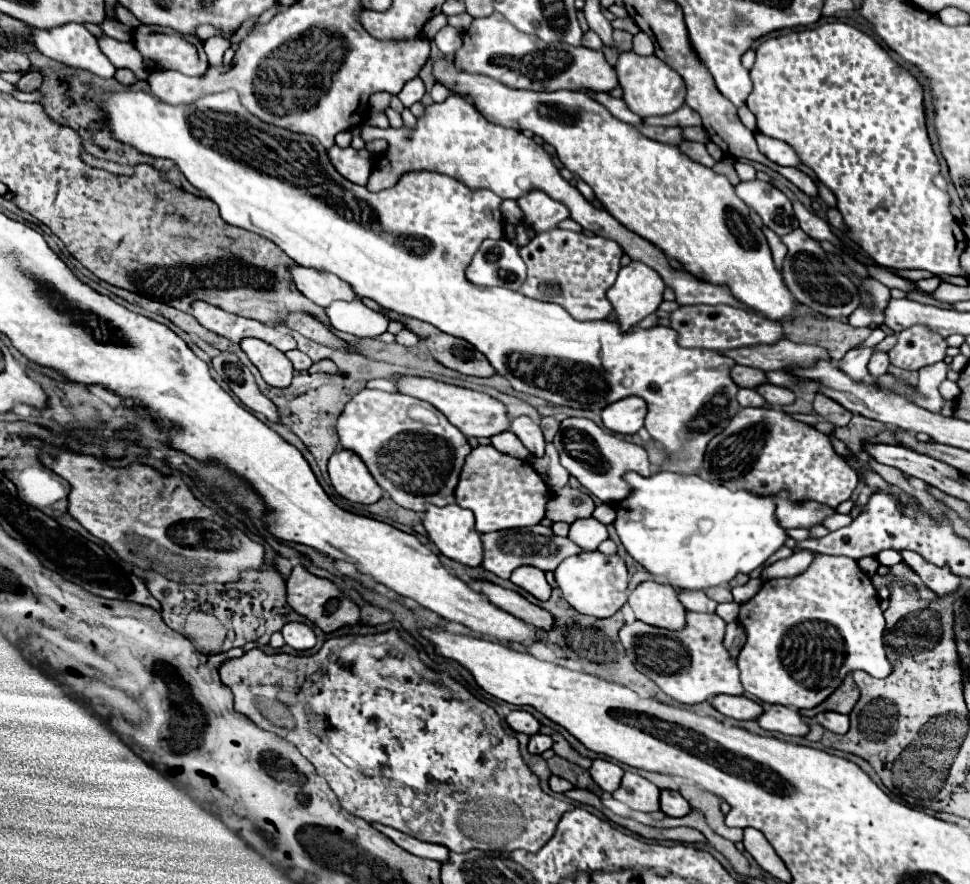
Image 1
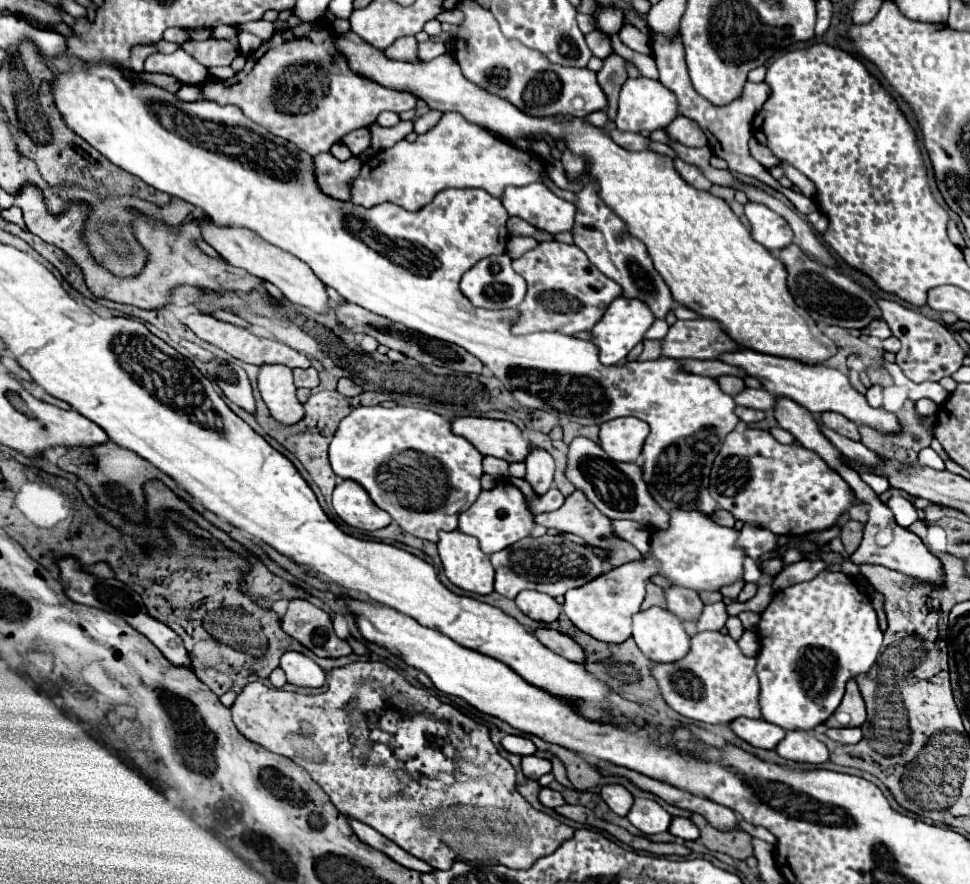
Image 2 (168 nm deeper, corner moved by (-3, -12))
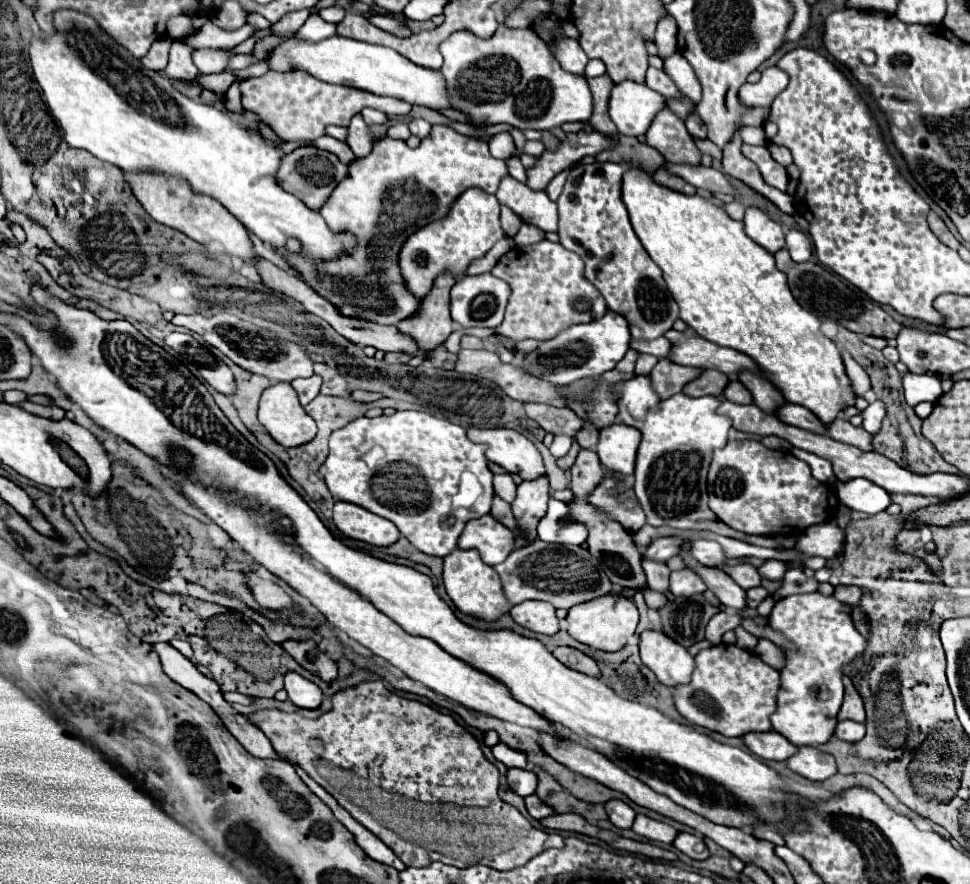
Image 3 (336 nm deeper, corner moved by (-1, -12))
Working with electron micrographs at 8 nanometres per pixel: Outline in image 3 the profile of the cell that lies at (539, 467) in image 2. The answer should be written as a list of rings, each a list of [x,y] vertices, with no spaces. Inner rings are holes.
[[[537,478],[533,482],[523,482],[517,486],[517,498],[511,502],[511,510],[517,520],[515,548],[527,546],[527,542],[537,540],[537,524],[547,514],[547,500],[549,500],[547,478]]]

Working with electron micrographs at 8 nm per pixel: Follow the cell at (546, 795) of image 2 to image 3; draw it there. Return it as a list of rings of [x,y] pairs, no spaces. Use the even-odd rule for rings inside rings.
[[[531,794],[529,798],[525,798],[525,806],[527,806],[527,812],[531,814],[531,818],[535,818],[535,820],[541,820],[541,818],[553,814],[553,808],[545,806],[535,794]]]

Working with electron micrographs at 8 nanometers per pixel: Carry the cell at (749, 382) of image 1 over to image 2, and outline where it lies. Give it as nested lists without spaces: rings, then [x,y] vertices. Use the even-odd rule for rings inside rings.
[[[723,376],[723,378],[717,378],[717,382],[719,382],[721,390],[725,390],[725,394],[729,394],[729,396],[737,396],[739,392],[745,390],[745,382],[739,376]]]

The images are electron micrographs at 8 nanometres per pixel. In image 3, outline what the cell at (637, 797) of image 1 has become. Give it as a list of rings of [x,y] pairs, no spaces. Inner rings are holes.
[[[639,814],[633,822],[633,828],[631,828],[635,834],[639,836],[645,836],[649,840],[655,840],[655,842],[663,842],[663,844],[671,844],[677,836],[677,830],[671,828],[669,824],[665,822],[659,822],[659,820],[651,820],[643,814]]]

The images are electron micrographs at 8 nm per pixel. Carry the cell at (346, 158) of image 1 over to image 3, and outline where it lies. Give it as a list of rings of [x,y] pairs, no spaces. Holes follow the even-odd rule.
[[[305,146],[305,148],[293,150],[291,154],[281,156],[281,164],[275,178],[279,178],[279,186],[295,194],[311,210],[317,210],[323,206],[323,202],[327,202],[327,198],[331,196],[331,190],[335,190],[335,186],[343,180],[345,174],[347,174],[347,166],[335,154],[313,146]]]

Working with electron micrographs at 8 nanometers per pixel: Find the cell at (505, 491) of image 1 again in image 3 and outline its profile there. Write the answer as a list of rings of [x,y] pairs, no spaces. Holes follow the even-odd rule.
[[[487,514],[477,520],[467,522],[467,526],[459,538],[459,548],[461,550],[475,548],[485,564],[495,566],[495,564],[503,562],[507,558],[507,554],[511,554],[513,532]]]

